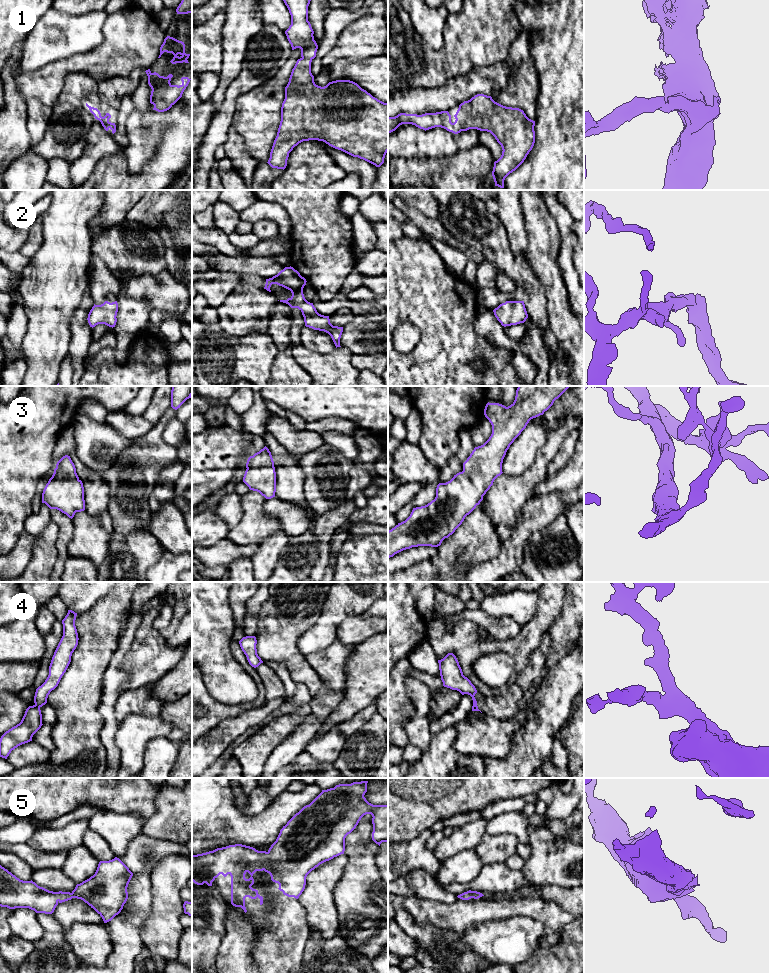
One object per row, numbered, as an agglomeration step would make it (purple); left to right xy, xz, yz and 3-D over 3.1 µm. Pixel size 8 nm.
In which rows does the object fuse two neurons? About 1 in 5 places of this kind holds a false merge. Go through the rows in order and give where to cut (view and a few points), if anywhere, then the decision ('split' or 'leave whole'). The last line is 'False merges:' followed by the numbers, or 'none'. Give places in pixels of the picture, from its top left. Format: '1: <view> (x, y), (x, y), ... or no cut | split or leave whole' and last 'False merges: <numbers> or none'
1: no cut | leave whole
2: no cut | leave whole
3: no cut | leave whole
4: no cut | leave whole
5: no cut | leave whole
False merges: none

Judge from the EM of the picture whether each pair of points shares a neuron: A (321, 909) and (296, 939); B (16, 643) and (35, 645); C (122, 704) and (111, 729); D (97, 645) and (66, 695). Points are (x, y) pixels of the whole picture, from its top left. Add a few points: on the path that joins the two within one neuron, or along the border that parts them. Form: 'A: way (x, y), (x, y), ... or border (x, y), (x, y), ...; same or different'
A: border (308, 926), (310, 928); different
B: way (21, 643), (30, 645); same
C: border (119, 696), (115, 704), (115, 719), (118, 724); different
D: way (91, 657), (83, 678), (78, 683); same

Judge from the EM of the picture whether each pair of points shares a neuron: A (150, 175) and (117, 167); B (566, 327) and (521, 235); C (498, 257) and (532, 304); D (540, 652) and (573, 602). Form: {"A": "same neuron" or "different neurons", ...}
{"A": "same neuron", "B": "different neurons", "C": "same neuron", "D": "different neurons"}

